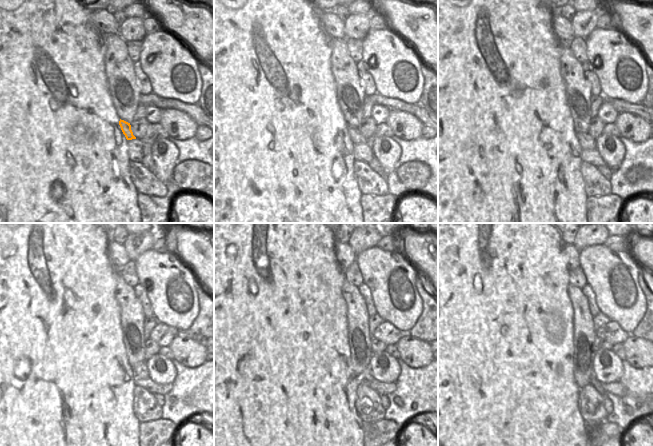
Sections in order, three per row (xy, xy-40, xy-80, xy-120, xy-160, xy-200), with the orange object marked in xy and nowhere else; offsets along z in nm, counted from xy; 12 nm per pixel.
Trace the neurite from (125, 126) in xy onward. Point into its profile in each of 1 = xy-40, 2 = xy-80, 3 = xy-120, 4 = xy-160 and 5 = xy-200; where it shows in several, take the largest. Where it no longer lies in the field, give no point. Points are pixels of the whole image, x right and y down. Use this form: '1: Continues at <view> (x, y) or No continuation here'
1: Continues at xy-40 (357, 138)
2: Continues at xy-80 (587, 142)
3: Continues at xy-120 (140, 370)
4: Continues at xy-160 (366, 377)
5: Continues at xy-200 (594, 382).

